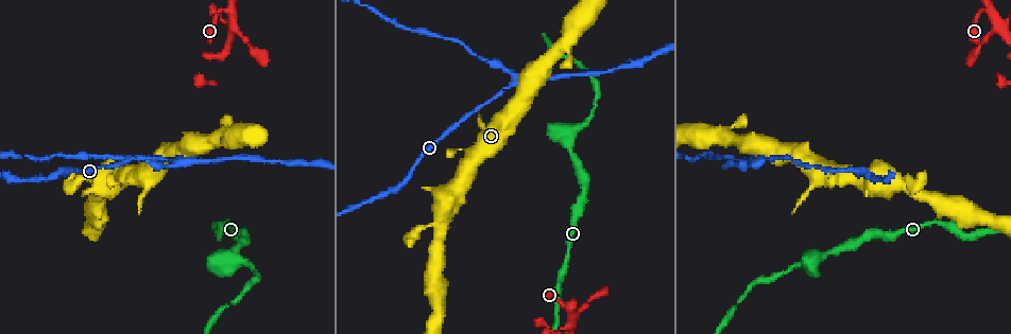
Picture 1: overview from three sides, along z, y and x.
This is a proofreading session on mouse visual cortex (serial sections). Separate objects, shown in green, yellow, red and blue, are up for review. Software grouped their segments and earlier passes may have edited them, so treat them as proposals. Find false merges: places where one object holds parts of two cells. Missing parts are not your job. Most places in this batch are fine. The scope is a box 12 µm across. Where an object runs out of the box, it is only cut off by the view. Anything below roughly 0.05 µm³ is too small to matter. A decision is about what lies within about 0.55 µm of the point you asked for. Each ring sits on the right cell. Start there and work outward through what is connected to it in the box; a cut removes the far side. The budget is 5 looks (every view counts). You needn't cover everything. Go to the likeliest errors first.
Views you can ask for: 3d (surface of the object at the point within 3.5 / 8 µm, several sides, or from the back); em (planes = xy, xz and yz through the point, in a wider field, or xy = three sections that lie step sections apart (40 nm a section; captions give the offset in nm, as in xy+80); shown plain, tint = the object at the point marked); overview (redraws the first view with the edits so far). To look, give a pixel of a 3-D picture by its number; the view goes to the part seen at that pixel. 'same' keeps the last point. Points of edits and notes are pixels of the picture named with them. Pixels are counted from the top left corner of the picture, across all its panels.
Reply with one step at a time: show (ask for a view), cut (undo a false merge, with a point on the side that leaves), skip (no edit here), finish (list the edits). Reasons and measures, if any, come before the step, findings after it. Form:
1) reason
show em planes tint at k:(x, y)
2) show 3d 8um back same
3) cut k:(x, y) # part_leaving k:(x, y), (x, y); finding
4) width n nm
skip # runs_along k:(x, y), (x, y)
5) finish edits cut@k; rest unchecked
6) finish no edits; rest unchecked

calibre changes
show 3d 3.5um at 1:(235, 26)

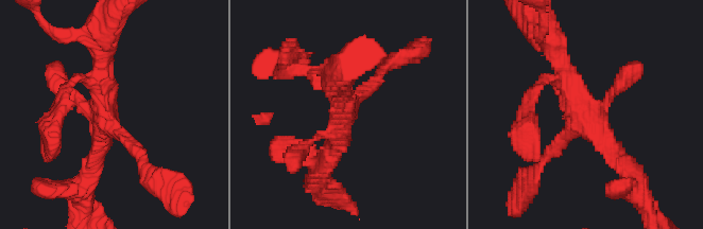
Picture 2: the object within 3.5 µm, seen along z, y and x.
arm_widths 150, 200, 200, 250 nm
skip # runs_along 2:(79, 77), (143, 165); all the same cell

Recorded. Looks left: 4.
arms part here
show 3d 3.5um at 1:(563, 143)

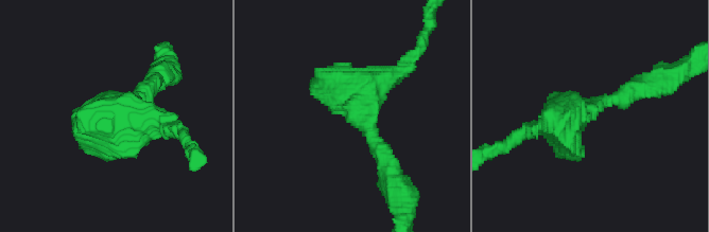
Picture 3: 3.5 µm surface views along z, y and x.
show em xy step 1 tint at 3:(586, 107)

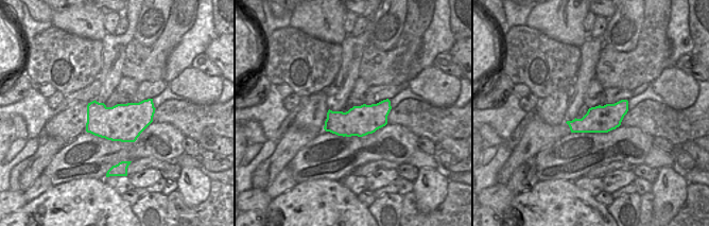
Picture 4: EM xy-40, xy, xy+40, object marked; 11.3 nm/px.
another direction
show em xy step 5 tint same

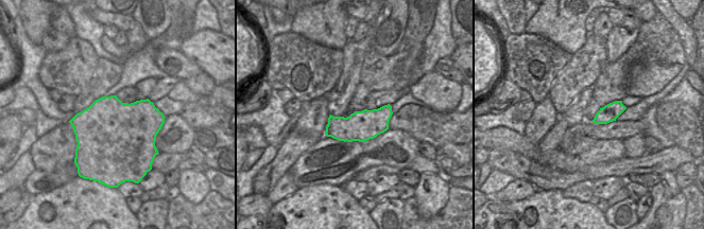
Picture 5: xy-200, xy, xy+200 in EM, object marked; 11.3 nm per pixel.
skip # runs_along 3:(626, 93), (532, 129); all the same cell

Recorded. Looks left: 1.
finish no edits; rest unchecked

